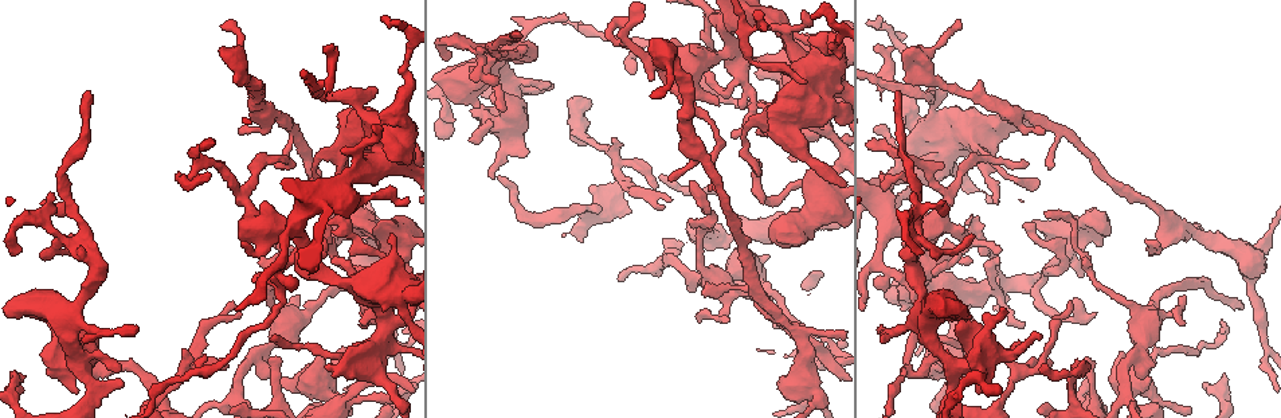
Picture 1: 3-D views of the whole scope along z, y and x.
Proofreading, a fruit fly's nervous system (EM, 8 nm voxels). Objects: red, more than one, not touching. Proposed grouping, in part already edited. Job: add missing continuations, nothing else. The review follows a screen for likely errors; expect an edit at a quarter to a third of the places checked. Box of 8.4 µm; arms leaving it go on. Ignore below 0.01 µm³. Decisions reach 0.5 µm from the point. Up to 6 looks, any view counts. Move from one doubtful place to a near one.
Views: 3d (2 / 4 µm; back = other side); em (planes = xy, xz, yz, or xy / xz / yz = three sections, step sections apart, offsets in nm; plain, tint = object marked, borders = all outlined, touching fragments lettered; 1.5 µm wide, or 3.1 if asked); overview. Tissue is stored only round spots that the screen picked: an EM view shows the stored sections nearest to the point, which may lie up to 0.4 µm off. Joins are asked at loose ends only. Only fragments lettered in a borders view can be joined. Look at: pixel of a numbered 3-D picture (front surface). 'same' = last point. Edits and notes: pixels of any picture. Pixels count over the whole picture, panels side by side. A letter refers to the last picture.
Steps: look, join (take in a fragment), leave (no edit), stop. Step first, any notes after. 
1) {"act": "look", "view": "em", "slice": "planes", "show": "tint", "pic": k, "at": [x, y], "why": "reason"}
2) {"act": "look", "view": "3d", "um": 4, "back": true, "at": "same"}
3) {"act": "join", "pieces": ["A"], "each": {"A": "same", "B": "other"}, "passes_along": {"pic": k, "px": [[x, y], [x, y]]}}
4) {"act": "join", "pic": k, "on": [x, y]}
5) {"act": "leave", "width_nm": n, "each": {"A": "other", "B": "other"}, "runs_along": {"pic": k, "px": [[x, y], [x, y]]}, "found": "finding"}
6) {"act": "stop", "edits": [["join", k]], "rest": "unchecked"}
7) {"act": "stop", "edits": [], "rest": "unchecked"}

{"act": "look", "view": "em", "slice": "planes", "show": "plain", "pic": 1, "at": [969, 361], "why": "thick end"}

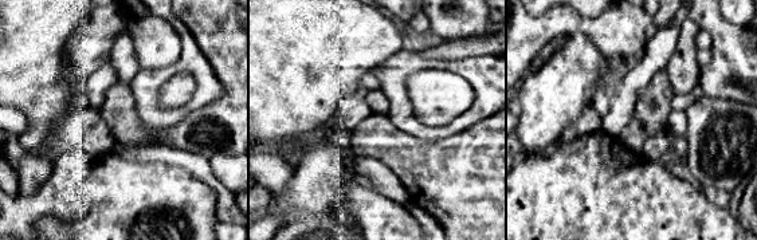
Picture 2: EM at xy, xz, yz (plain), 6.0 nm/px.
{"act": "look", "view": "em", "slice": "planes", "show": "borders", "at": "same"}

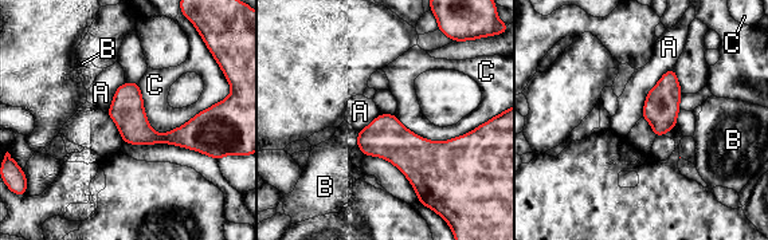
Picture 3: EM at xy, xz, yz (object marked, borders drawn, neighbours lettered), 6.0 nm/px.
{"act": "leave", "each": {"A": "other", "B": "other", "C": "other"}, "runs_along": {"pic": 3, "px": [[112, 110], [149, 137], [208, 125]]}, "found": "no lettered fragment goes on from it"}

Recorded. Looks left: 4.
{"act": "look", "view": "3d", "um": 2, "pic": 1, "at": [285, 381], "why": "branch stops here"}

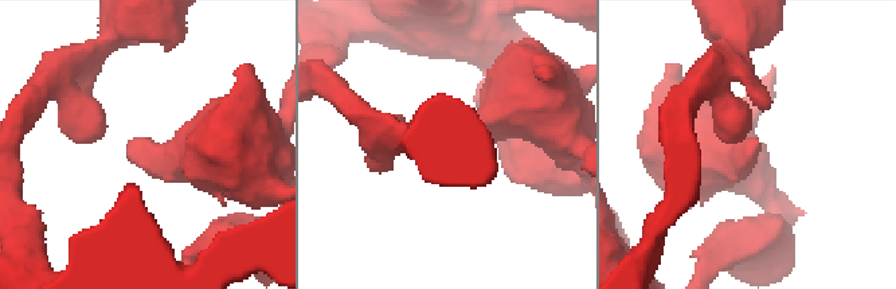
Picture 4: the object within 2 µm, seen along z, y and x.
{"act": "look", "view": "em", "slice": "yz", "step": 4, "show": "borders", "pic": 4, "at": [752, 143], "why": "need the tissue"}

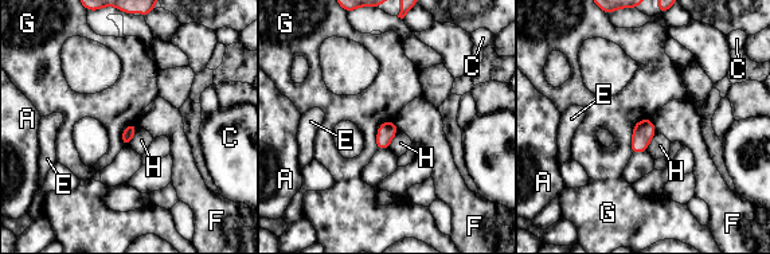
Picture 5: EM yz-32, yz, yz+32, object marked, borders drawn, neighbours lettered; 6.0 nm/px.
{"act": "leave", "longest_contact_nm": ["G", 260], "each": {"A": "other", "C": "other", "E": "other", "F": "other", "G": "other", "H": "other"}, "found": "no lettered fragment goes on from it"}

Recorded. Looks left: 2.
{"act": "look", "view": "3d", "um": 4, "pic": 1, "at": [757, 176], "why": "thin end"}

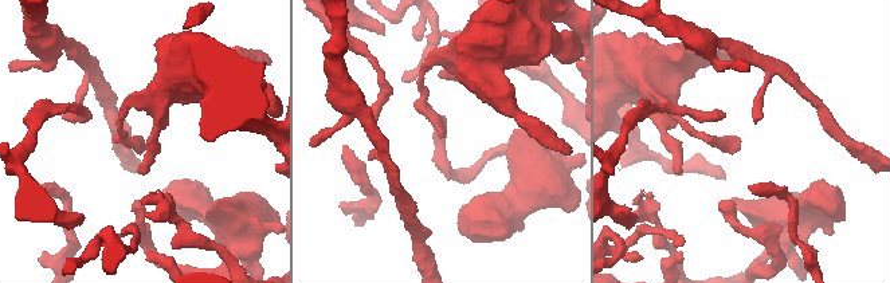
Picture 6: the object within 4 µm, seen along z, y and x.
{"act": "look", "view": "em", "slice": "planes", "show": "borders", "pic": 6, "at": [443, 135], "why": "need the tissue"}

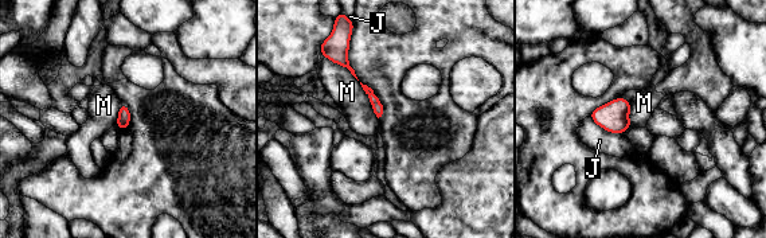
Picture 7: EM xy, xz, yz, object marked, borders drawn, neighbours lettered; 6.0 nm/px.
{"act": "leave", "each": {"J": "other", "M": "other"}, "border": {"pic": 7, "px": [[321, 53], [350, 71], [378, 117]]}, "found": "none of them fits"}

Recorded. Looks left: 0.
{"act": "stop", "edits": [], "rest": "unchecked"}

